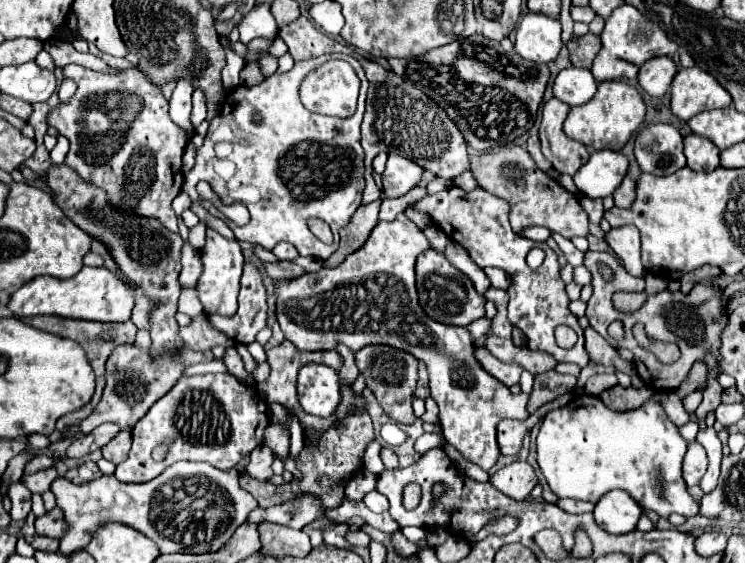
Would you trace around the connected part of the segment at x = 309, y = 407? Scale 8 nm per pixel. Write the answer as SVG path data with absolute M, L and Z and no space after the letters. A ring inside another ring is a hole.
M305 363L297 377L297 397L305 413L331 417L341 403L339 371L323 363Z

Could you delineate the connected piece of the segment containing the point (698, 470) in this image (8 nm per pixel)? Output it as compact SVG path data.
M693 441L689 443L689 449L683 461L683 479L689 487L699 485L705 471L707 471L707 453L699 441Z

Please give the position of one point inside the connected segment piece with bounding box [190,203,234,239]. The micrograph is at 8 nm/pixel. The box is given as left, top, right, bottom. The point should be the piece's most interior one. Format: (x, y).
(219, 225)

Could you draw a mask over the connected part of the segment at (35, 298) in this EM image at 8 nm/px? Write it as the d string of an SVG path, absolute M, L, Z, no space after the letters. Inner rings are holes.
M83 267L71 279L55 279L55 277L37 277L19 287L9 303L9 311L23 317L33 315L59 315L67 319L85 319L85 321L127 321L133 309L133 293L131 289L109 269L105 267Z

